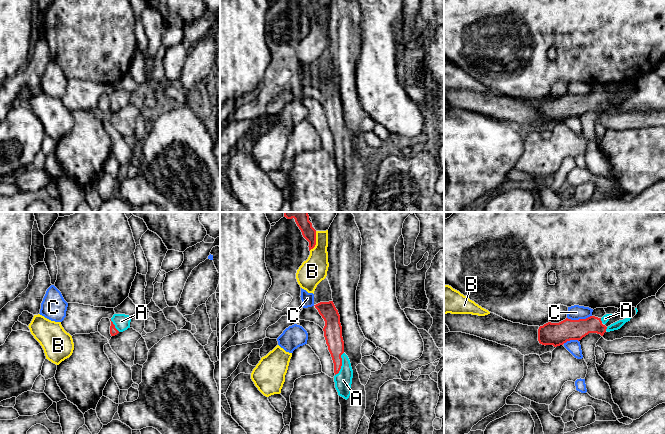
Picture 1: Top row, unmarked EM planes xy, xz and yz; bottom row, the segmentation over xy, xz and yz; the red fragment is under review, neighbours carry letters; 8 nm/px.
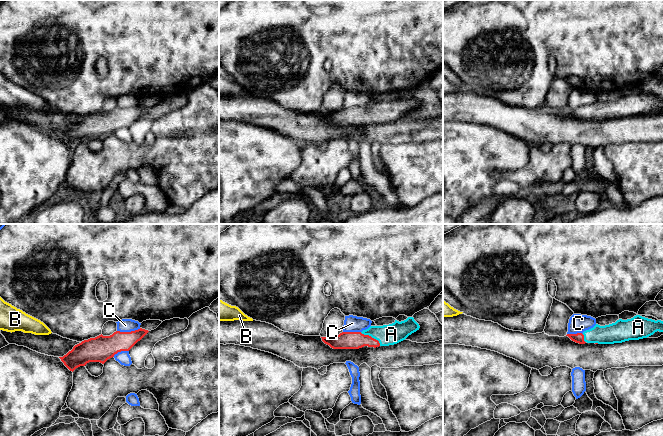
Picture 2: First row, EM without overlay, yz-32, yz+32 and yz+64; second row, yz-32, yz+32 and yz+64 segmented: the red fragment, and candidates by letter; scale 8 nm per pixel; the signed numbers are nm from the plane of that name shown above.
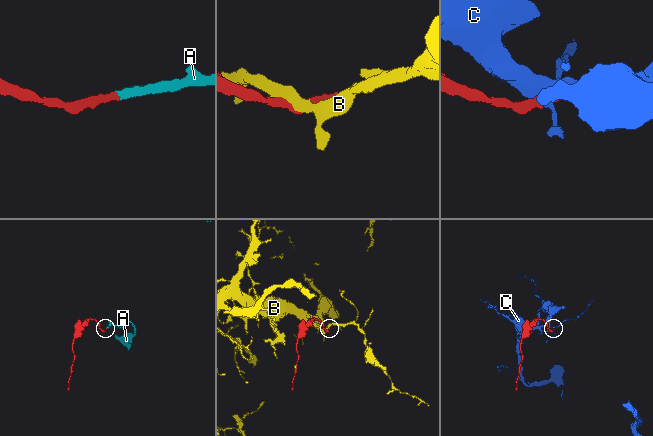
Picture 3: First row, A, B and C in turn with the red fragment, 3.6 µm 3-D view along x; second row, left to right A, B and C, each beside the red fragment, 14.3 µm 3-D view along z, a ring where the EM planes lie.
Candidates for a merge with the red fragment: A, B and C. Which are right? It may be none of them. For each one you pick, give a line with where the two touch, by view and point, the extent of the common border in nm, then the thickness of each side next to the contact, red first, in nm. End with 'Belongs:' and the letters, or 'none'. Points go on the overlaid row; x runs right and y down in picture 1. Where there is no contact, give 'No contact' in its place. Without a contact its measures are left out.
A: Touches red at xz (341, 364). Shared border 200 nm. Thickness 140 nm (red) against 140 nm
Belongs: A

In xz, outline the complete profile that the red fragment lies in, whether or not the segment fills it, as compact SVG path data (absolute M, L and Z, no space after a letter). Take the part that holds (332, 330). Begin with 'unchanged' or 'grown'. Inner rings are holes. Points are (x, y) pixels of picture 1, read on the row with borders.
grown; M333 301L320 302L314 306L325 321L323 331L334 363L335 388L338 395L347 400L351 395L353 370L348 356L344 353L340 315Z

